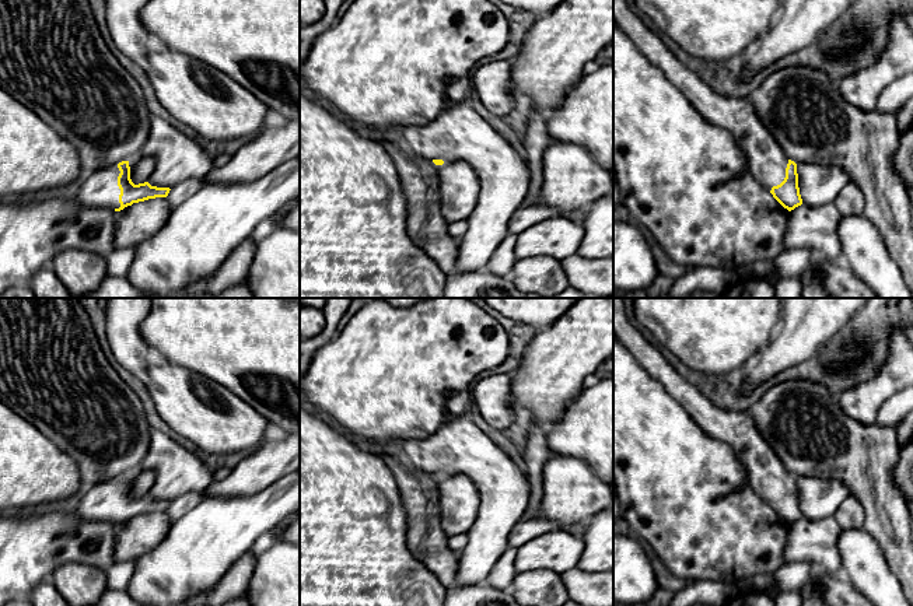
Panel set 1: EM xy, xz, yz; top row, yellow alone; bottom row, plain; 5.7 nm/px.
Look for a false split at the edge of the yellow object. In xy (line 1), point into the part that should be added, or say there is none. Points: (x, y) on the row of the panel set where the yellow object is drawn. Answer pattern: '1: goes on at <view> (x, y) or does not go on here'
1: goes on at xy (178, 157)

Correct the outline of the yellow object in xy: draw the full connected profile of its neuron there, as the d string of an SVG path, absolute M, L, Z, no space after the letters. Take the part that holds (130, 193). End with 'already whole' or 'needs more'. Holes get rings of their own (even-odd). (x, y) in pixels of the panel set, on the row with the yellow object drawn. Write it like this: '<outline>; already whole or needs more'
M153 116L150 134L134 158L150 157L154 160L154 171L144 183L134 185L130 179L129 161L118 165L104 167L83 179L77 202L88 207L109 207L120 211L133 203L155 197L167 197L169 190L181 182L203 178L213 167L213 157L195 140L164 119Z; needs more

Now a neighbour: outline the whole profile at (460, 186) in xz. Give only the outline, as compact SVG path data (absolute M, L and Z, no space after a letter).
M466 162L442 164L438 169L440 207L444 220L449 223L466 221L473 213L480 182Z

